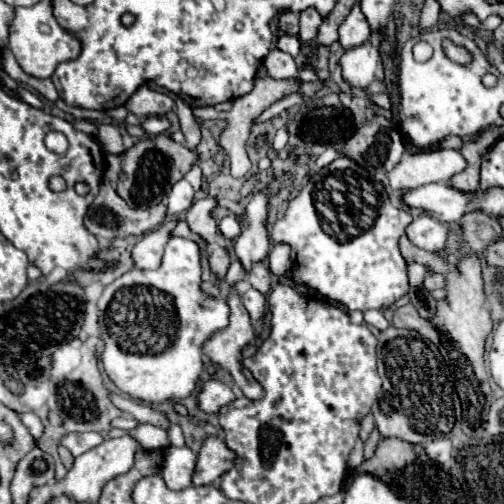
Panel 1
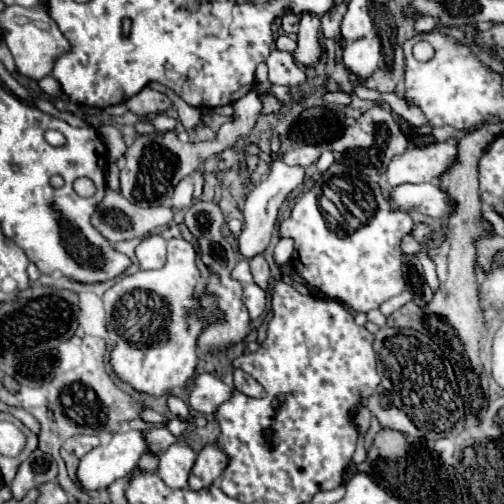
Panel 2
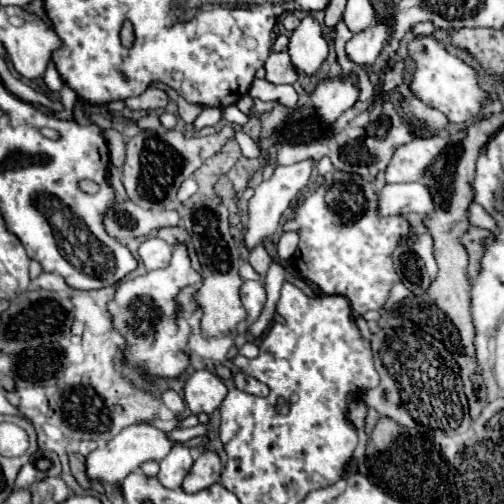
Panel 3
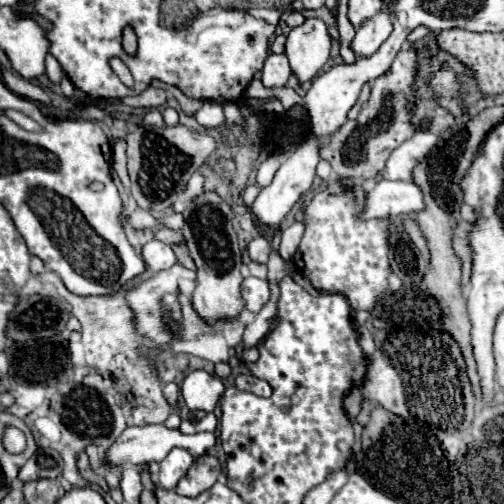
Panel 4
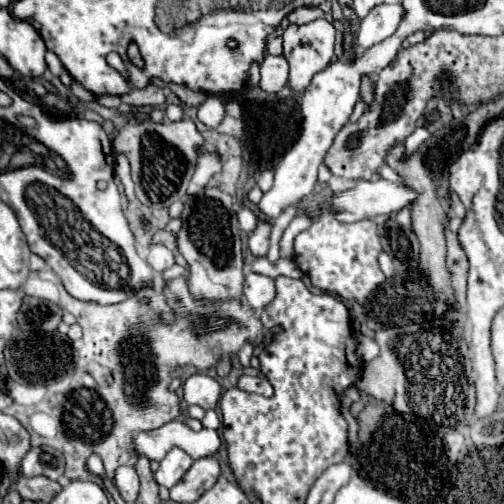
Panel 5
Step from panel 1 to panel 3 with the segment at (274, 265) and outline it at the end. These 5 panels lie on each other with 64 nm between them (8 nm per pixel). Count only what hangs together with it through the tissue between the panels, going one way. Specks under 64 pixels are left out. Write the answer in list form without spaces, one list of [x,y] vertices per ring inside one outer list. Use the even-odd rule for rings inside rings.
[[[284,232],[280,242],[278,242],[278,258],[290,260],[296,252],[296,246],[298,246],[298,234],[296,232]]]

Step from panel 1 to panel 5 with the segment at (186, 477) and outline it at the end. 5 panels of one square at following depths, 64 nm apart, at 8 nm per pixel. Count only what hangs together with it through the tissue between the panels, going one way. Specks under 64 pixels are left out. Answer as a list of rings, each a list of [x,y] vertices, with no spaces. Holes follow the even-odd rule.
[[[172,448],[166,458],[160,462],[160,468],[158,472],[154,474],[156,482],[160,486],[166,486],[166,488],[172,488],[174,484],[178,484],[182,480],[182,476],[186,474],[186,470],[192,466],[192,458],[180,450],[180,448]]]

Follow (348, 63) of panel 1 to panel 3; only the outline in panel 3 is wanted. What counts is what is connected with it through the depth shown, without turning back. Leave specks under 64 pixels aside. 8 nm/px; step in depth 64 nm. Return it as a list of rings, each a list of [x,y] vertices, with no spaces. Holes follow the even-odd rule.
[[[376,22],[372,28],[352,36],[352,40],[346,44],[346,54],[354,64],[362,68],[372,66],[380,56],[386,38],[388,38],[388,28]]]

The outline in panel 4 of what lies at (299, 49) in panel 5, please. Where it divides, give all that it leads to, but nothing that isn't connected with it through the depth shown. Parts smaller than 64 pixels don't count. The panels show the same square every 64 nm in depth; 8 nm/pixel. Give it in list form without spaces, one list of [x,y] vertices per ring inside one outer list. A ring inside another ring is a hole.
[[[306,18],[302,26],[292,28],[286,40],[286,56],[300,82],[312,80],[330,58],[330,36],[326,24],[320,18]]]

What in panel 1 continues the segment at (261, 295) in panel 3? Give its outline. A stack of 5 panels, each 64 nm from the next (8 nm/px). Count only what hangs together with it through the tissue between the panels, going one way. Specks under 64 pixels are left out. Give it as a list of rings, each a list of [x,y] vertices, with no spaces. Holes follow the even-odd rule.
[[[248,288],[248,290],[242,294],[242,304],[244,304],[244,308],[248,310],[252,322],[262,320],[264,310],[266,310],[266,298],[264,298],[264,294],[260,294],[260,292],[254,290],[254,288]]]

